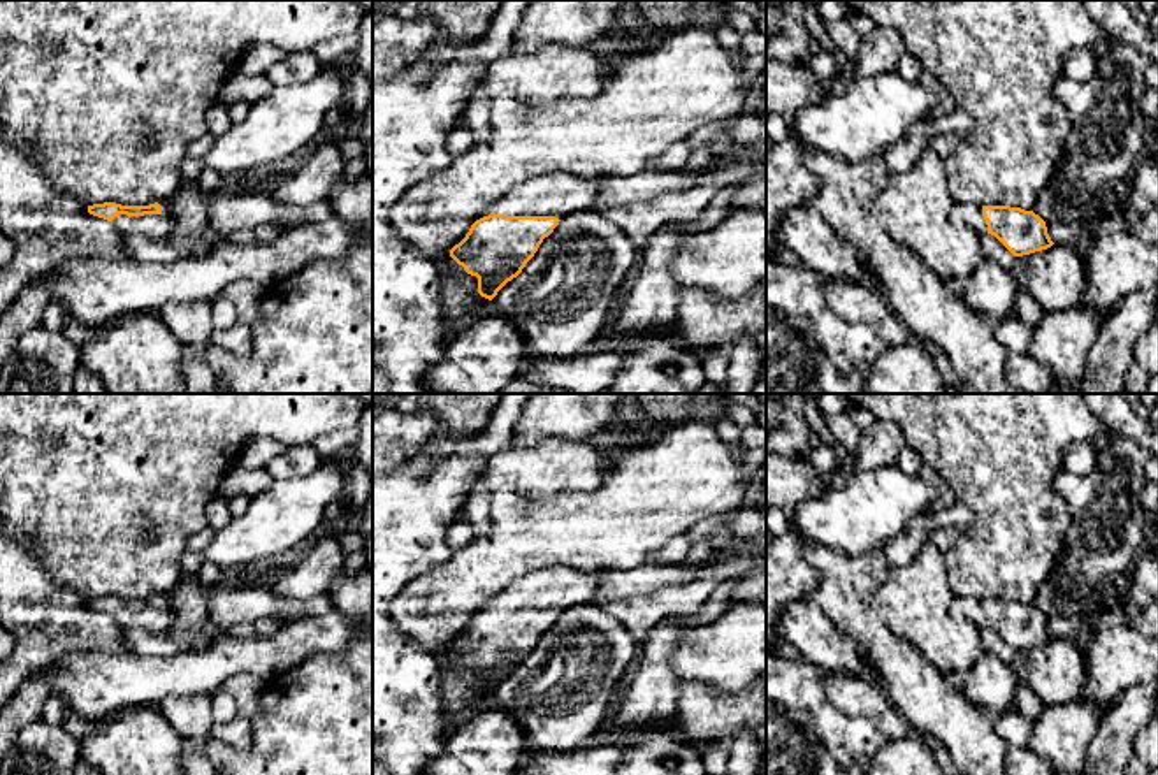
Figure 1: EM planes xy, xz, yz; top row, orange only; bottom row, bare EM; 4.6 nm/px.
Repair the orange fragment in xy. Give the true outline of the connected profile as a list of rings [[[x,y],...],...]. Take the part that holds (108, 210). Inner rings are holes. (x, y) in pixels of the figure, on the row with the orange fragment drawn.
[[[170,200],[149,206],[121,206],[104,202],[88,206],[88,213],[114,223],[123,234],[141,234],[149,239],[170,235],[176,228],[176,216],[170,211]]]

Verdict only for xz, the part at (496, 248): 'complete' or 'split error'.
split error

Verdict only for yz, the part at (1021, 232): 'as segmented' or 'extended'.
extended

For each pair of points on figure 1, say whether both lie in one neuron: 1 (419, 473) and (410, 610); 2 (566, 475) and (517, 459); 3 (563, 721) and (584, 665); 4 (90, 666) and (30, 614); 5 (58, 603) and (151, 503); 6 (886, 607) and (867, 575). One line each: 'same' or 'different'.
1: different
2: same
3: same
4: different
5: different
6: different

